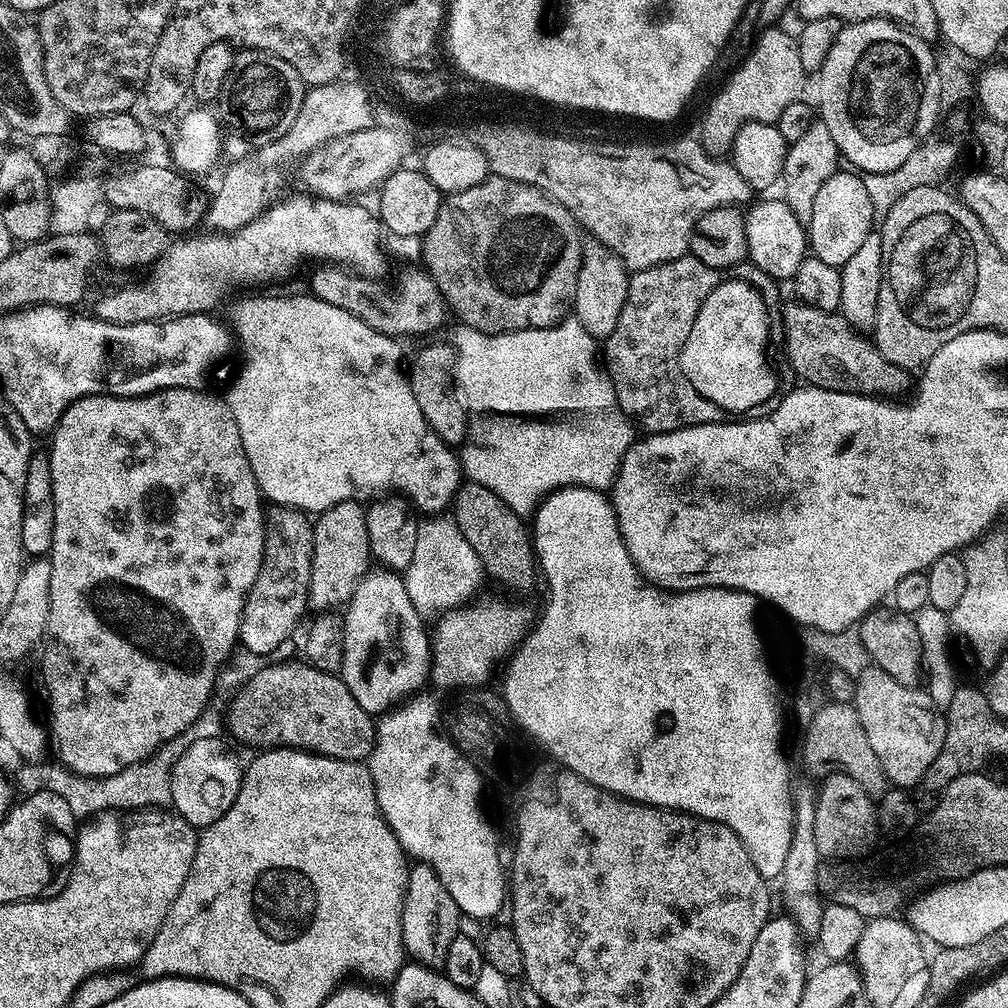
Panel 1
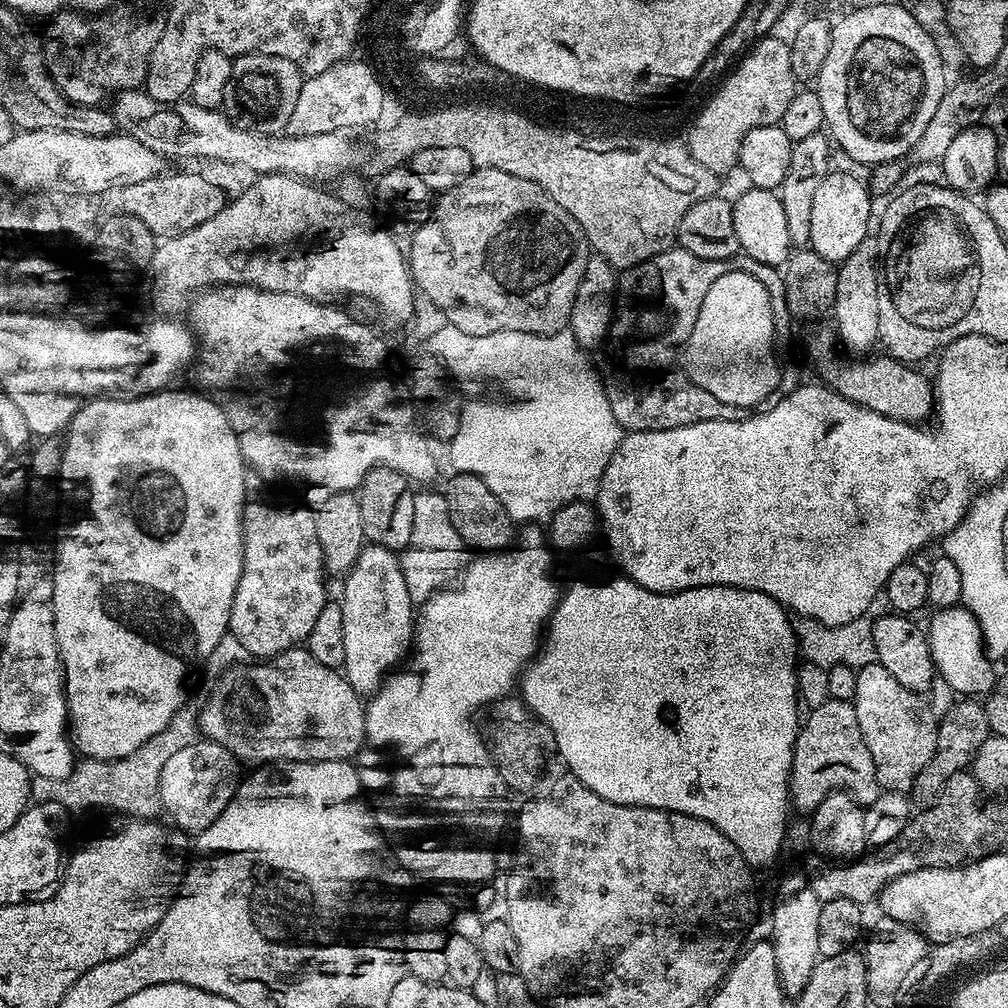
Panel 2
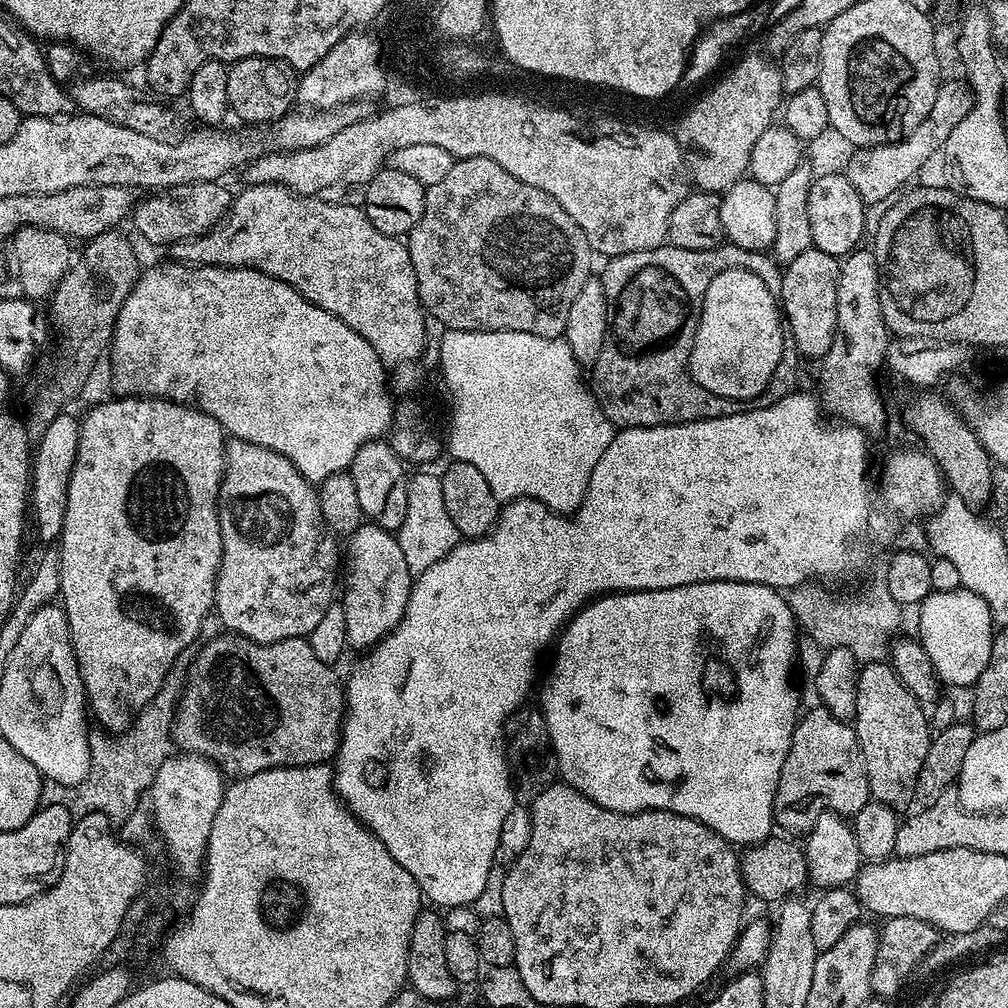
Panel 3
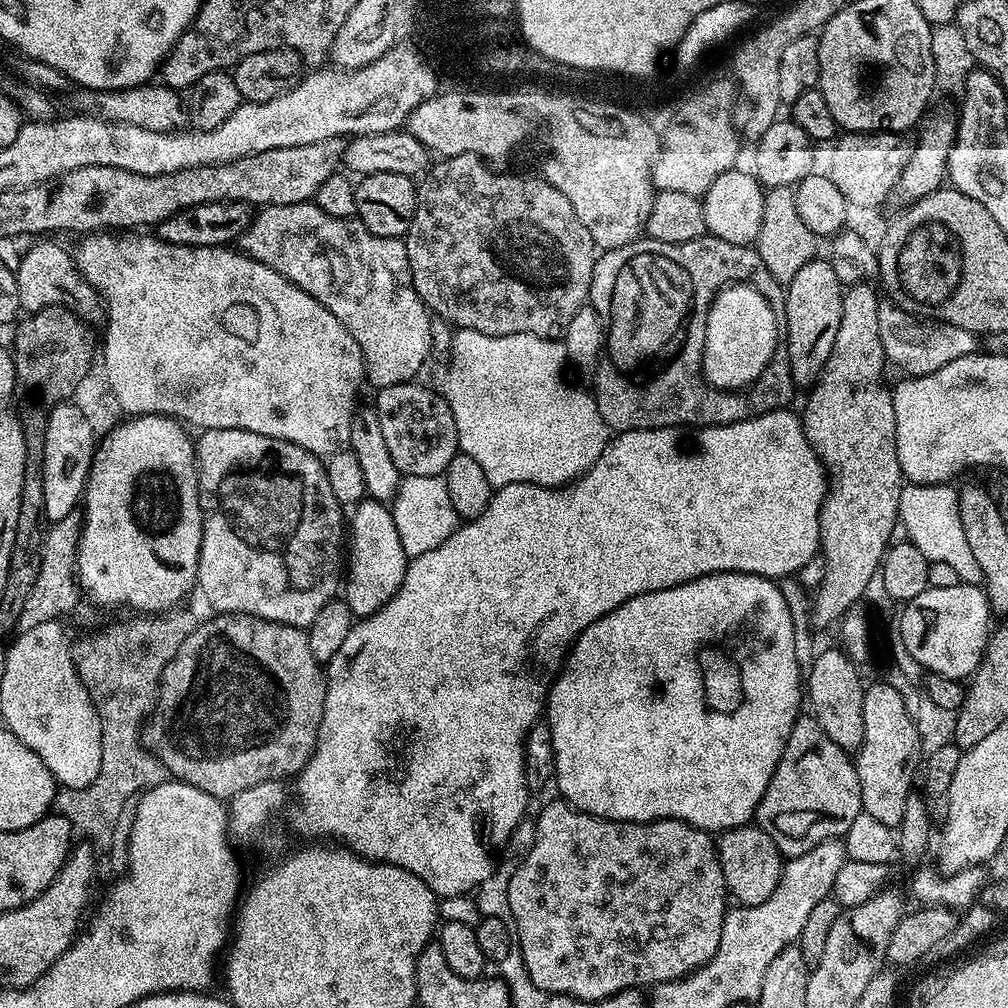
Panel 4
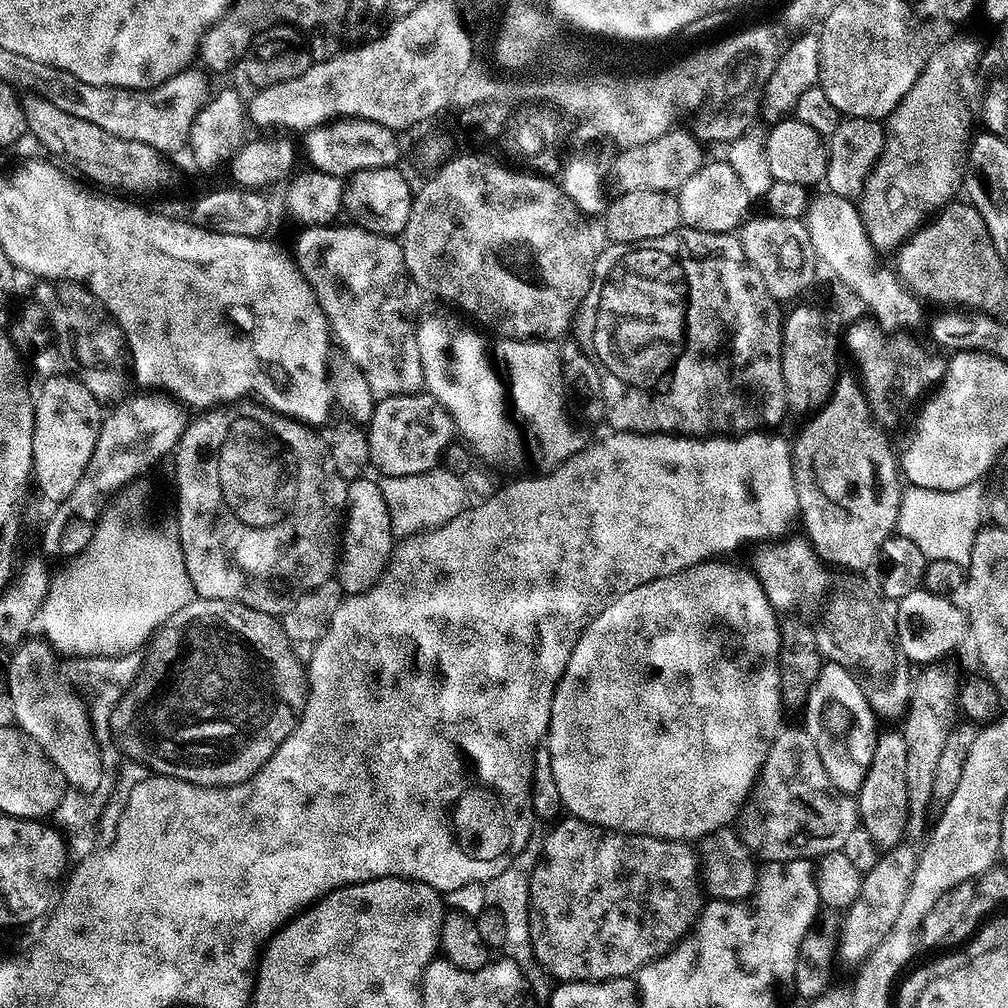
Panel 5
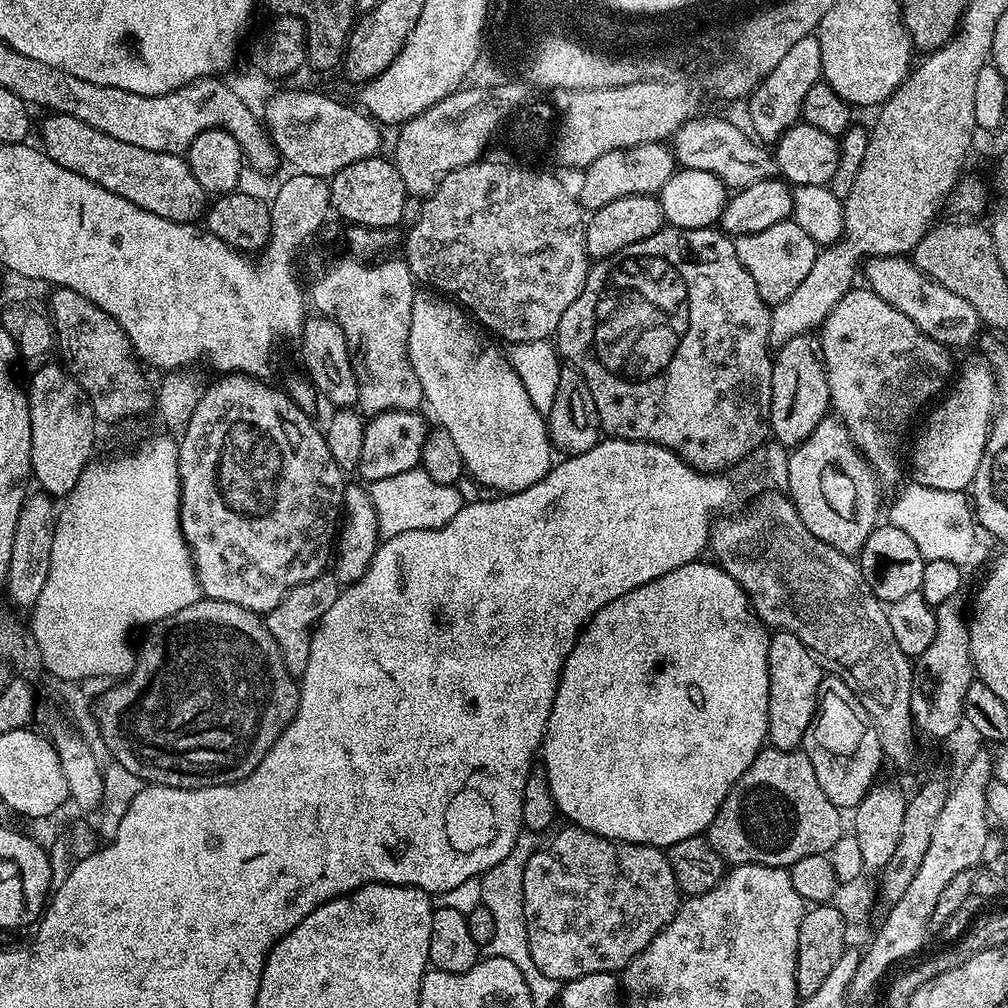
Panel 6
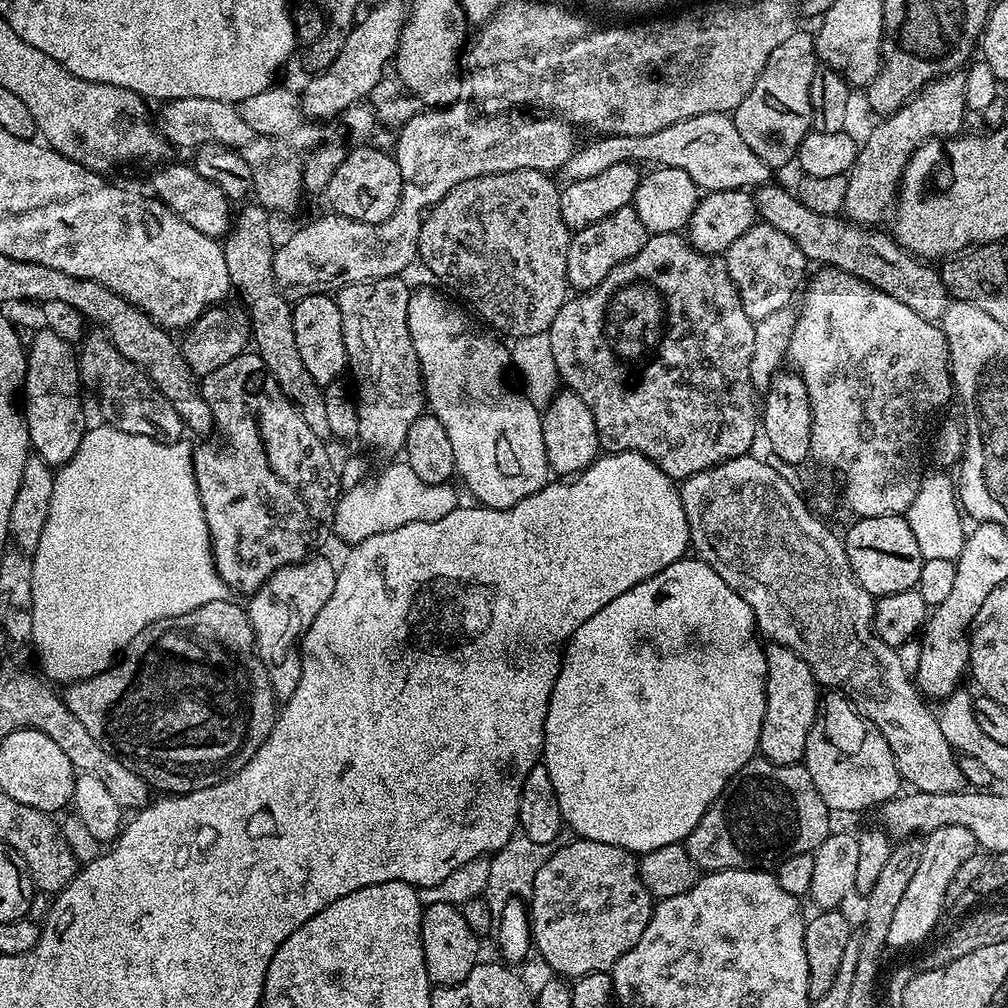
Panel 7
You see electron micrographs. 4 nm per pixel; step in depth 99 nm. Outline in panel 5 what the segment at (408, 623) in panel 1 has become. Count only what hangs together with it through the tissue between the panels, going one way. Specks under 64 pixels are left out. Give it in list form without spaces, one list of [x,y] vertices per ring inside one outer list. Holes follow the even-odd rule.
[[[361,478],[349,483],[348,507],[346,519],[342,524],[342,543],[338,549],[338,579],[345,593],[357,594],[367,592],[380,583],[388,564],[392,561],[394,551],[394,537],[390,526],[390,510],[386,510],[386,498],[382,498],[382,490],[379,483],[374,479]]]

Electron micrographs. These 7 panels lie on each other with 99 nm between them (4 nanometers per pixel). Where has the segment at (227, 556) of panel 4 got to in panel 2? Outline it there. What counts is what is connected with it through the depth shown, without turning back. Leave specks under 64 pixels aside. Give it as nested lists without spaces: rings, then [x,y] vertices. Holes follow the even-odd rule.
[[[260,504],[257,508],[249,507],[244,517],[244,565],[242,574],[238,578],[238,590],[234,590],[234,602],[230,606],[230,618],[228,619],[228,632],[236,635],[236,640],[249,652],[252,658],[267,658],[285,652],[287,648],[295,648],[307,641],[310,630],[314,630],[314,622],[318,622],[318,614],[322,614],[325,604],[329,603],[326,581],[326,569],[324,566],[324,554],[322,542],[318,540],[318,526],[316,525],[316,512],[311,507],[291,508],[288,504]]]

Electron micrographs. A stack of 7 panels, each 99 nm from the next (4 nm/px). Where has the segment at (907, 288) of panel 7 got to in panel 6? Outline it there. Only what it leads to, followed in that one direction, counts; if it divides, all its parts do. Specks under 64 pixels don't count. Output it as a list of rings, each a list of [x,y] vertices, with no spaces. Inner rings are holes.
[[[907,255],[869,256],[863,261],[863,266],[864,276],[868,279],[865,280],[867,287],[878,294],[878,298],[894,306],[894,310],[906,314],[906,318],[910,318],[922,334],[943,344],[945,348],[957,350],[966,347],[982,329],[978,310],[974,310],[966,298],[958,298],[954,290],[946,290],[946,286],[934,282]]]

